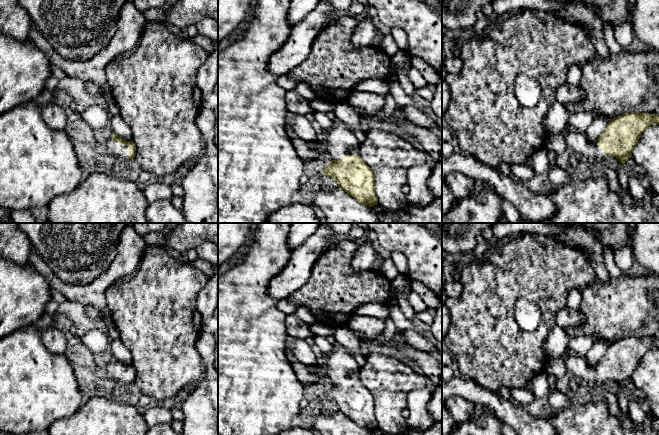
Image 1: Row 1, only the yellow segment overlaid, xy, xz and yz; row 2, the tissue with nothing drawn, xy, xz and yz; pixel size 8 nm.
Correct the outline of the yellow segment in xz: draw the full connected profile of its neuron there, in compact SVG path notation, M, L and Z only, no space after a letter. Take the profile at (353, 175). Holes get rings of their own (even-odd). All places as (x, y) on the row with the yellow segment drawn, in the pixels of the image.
M336 118L325 140L308 145L332 159L322 174L334 178L338 188L369 207L378 204L374 173L358 154L361 143L351 128Z

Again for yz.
M555 101L543 122L546 132L548 135L563 133L568 151L590 163L613 156L625 164L642 133L651 125L659 124L659 115L655 113L625 113L610 119L600 137L592 142L585 133L566 129L569 117L566 107Z

